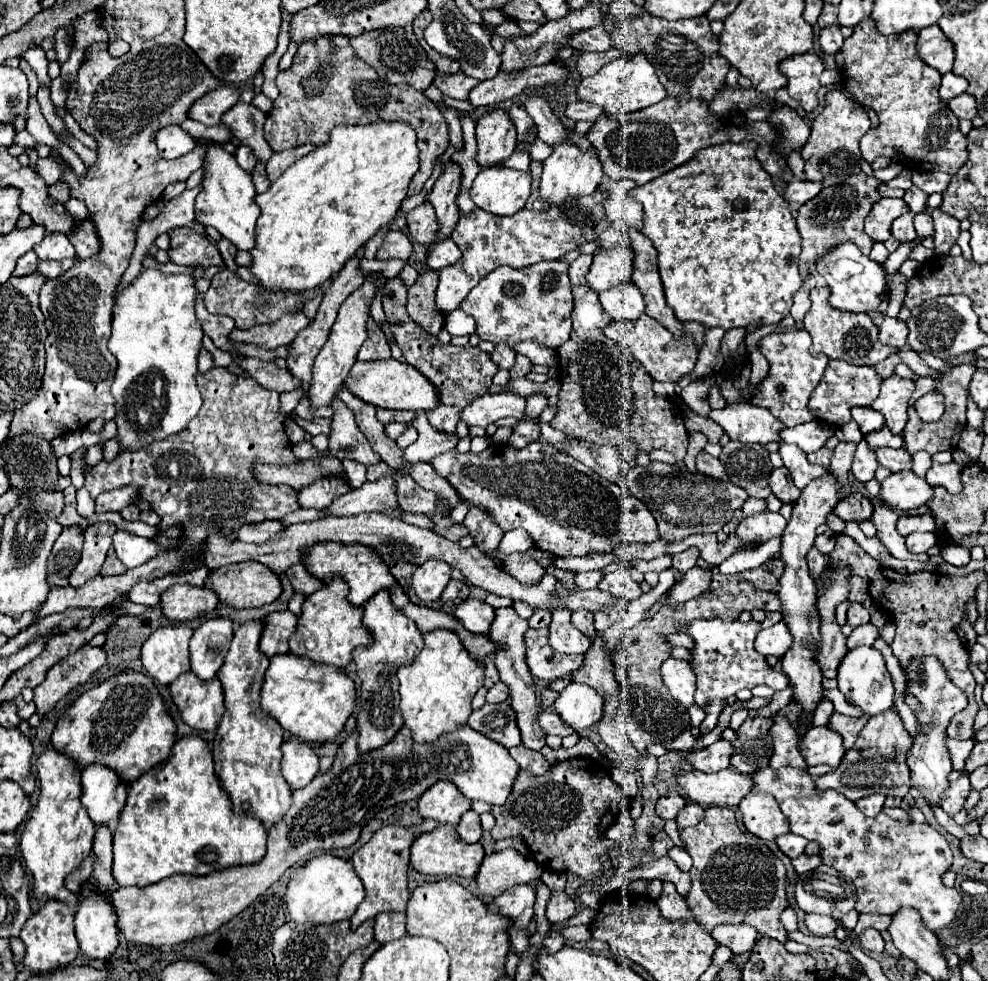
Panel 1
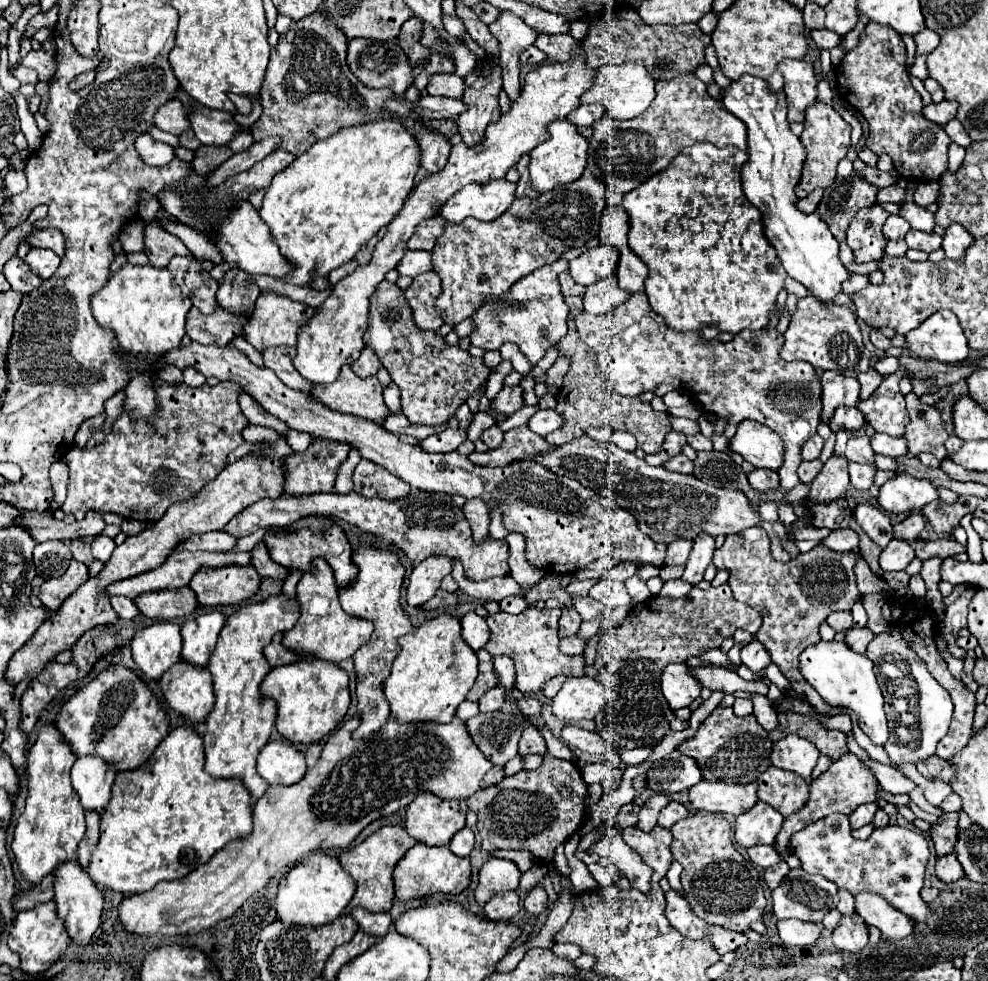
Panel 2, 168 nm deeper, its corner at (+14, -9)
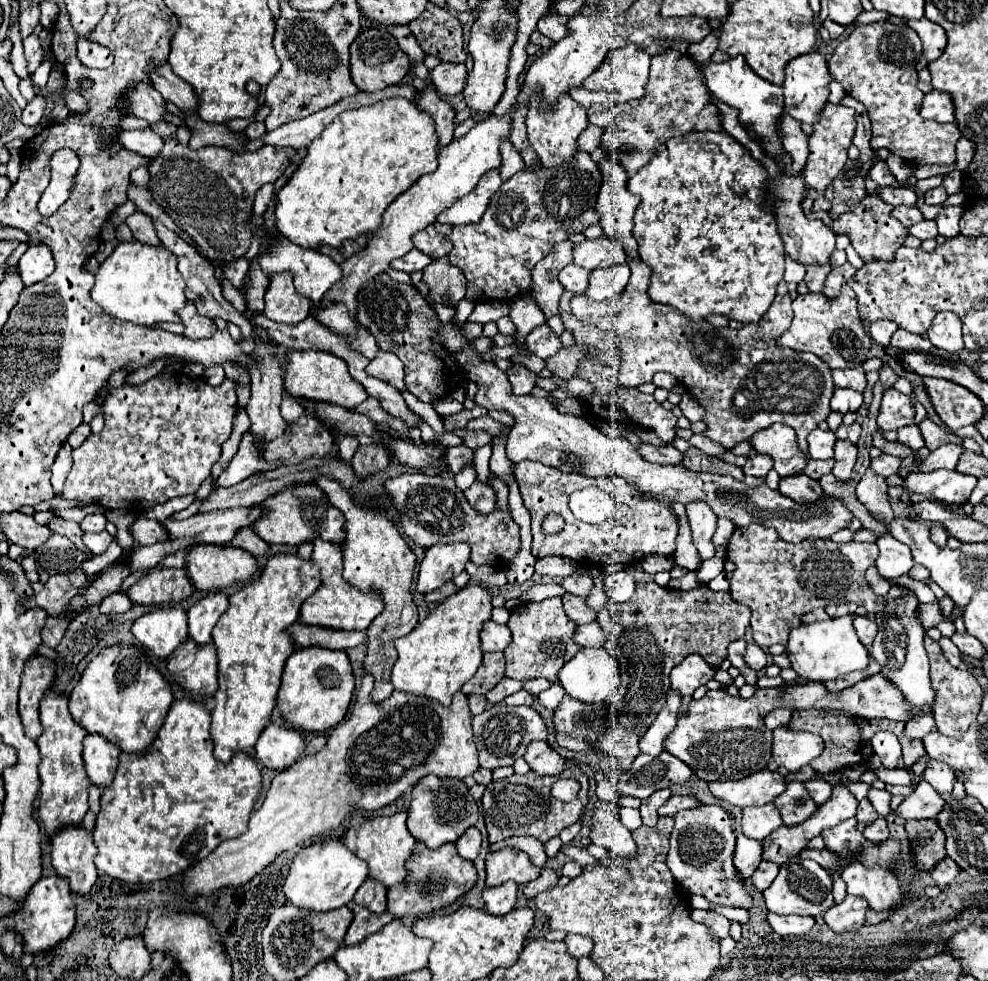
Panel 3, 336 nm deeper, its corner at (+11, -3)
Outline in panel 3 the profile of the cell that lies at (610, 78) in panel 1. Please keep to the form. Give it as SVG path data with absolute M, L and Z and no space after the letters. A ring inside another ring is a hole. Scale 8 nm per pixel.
M635 44L613 48L605 56L601 66L591 76L585 78L583 86L587 90L607 90L617 104L623 104L623 102L641 98L645 94L645 84L647 84L647 78L649 78L649 66L651 66L651 56L647 52L637 50Z

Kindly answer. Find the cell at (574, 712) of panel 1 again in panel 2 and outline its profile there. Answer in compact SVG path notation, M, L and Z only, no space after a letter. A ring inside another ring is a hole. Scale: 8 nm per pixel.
M582 676L582 678L568 678L562 686L562 690L552 698L552 714L558 720L592 720L600 708L604 706L608 698L608 688L598 684L596 678L590 676Z

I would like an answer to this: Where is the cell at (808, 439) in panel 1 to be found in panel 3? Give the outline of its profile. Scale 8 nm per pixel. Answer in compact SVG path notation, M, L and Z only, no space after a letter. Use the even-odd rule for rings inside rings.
M815 428L809 436L809 458L815 460L829 460L833 458L833 446L835 446L835 434L831 430L819 430Z

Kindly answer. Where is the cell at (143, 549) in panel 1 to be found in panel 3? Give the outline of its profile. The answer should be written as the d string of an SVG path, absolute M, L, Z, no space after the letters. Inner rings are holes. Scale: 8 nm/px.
M99 532L99 534L83 534L83 544L91 550L91 554L103 554L107 546L111 544L109 532Z

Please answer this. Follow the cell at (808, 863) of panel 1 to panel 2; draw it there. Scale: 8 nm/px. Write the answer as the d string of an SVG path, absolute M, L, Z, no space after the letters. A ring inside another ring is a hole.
M782 860L782 862L778 862L778 864L774 864L774 866L770 866L770 868L766 868L766 872L764 872L764 880L766 880L766 884L768 884L768 888L776 888L780 882L782 882L782 878L786 876L790 872L790 866Z

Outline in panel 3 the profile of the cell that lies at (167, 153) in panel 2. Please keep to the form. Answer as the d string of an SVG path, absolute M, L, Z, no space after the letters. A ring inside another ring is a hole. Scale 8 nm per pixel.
M125 130L117 136L117 142L125 148L131 150L139 156L155 156L163 148L163 138L157 136L153 130Z

